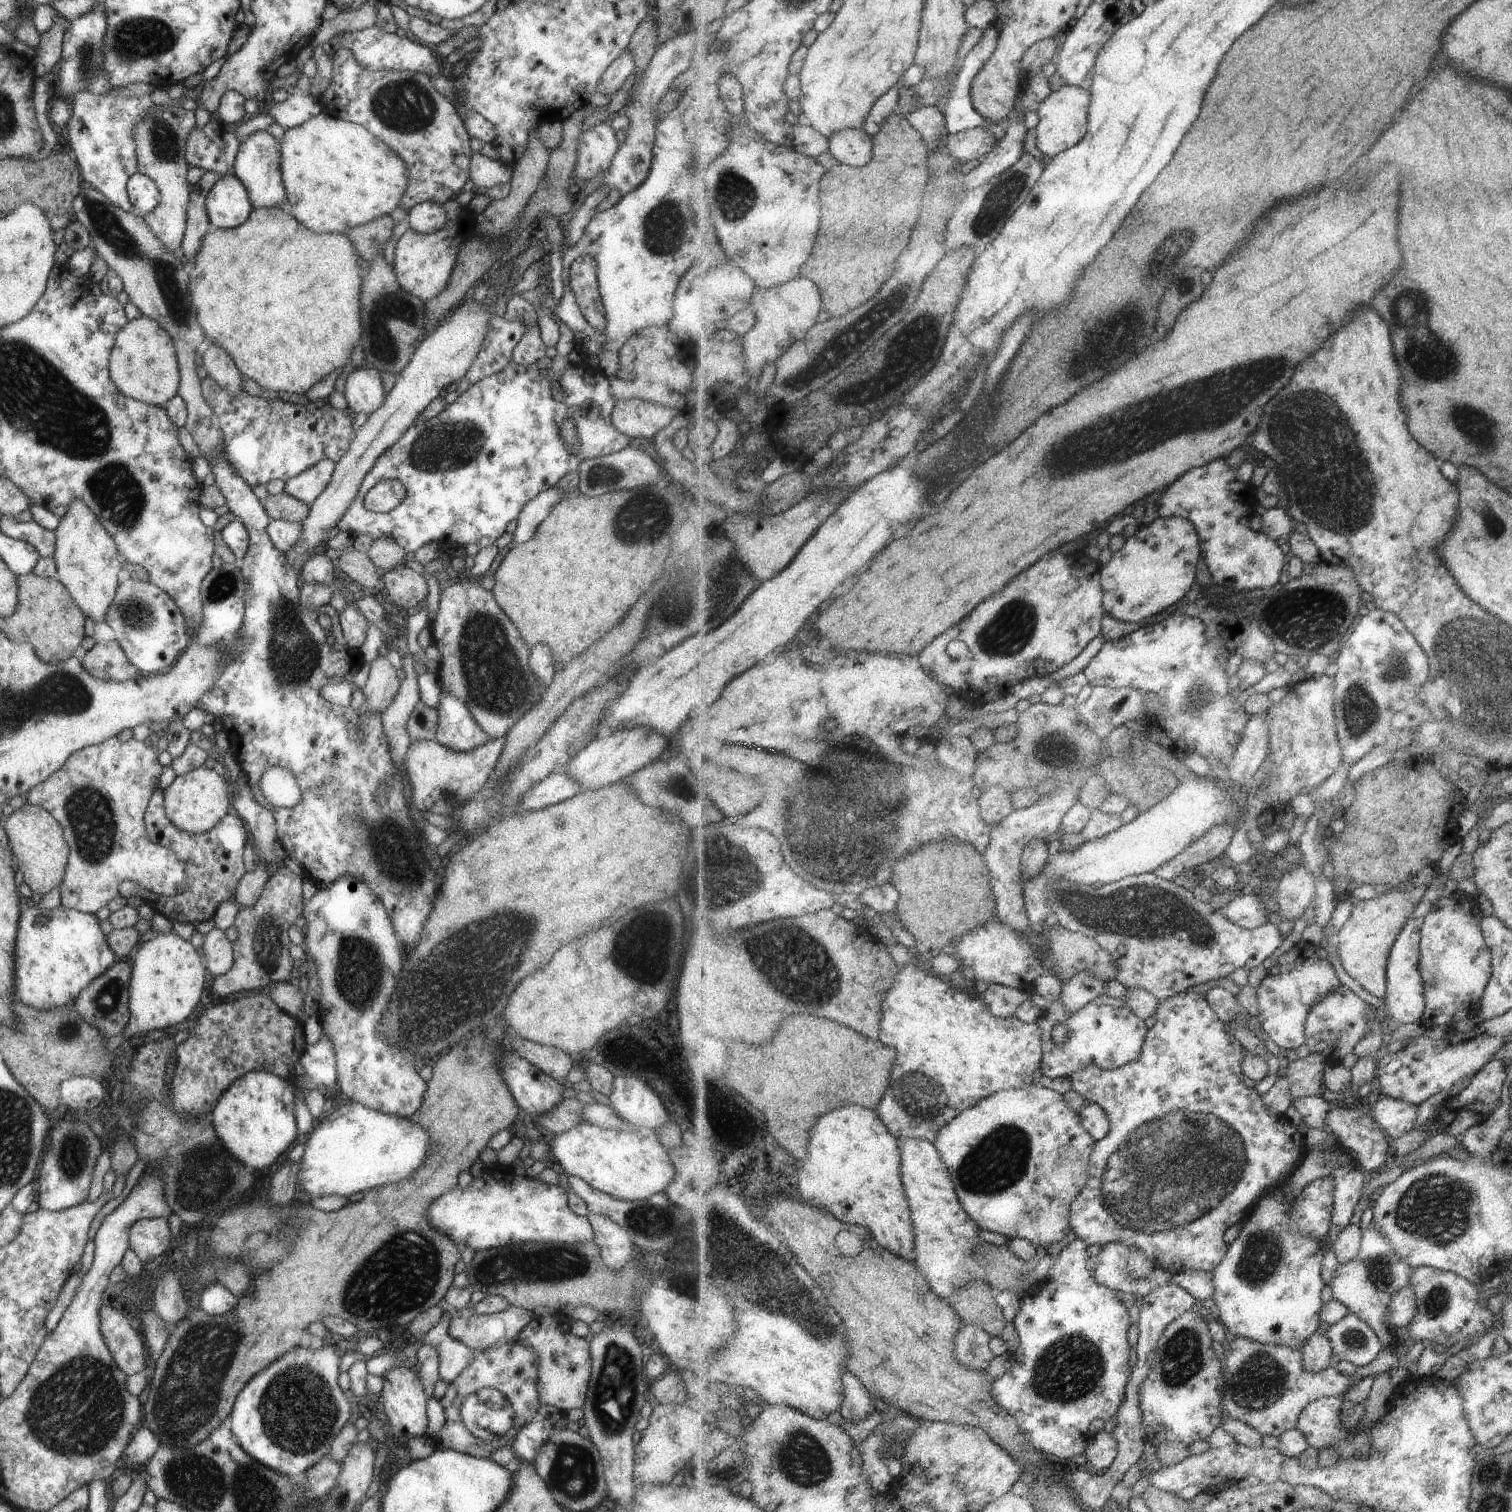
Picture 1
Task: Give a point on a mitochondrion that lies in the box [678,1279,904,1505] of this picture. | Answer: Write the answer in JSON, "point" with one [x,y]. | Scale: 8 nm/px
{"point":[802,1458]}

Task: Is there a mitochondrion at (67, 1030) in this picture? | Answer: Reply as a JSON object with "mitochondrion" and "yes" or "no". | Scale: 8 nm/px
{"mitochondrion":"yes"}

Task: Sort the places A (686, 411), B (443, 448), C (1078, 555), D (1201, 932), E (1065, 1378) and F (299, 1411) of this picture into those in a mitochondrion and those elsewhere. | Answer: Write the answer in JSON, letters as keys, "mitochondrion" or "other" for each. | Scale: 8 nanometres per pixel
{"A":"other","B":"mitochondrion","C":"other","D":"mitochondrion","E":"mitochondrion","F":"mitochondrion"}

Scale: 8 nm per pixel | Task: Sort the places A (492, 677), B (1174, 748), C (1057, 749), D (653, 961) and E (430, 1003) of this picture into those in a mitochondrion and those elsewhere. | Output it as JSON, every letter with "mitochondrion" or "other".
{"A":"mitochondrion","B":"other","C":"mitochondrion","D":"mitochondrion","E":"mitochondrion"}

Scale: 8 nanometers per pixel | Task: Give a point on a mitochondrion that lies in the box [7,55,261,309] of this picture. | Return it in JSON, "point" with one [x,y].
{"point":[165,144]}

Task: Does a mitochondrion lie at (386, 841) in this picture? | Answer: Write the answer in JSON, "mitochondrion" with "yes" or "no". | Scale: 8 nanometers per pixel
{"mitochondrion":"yes"}

